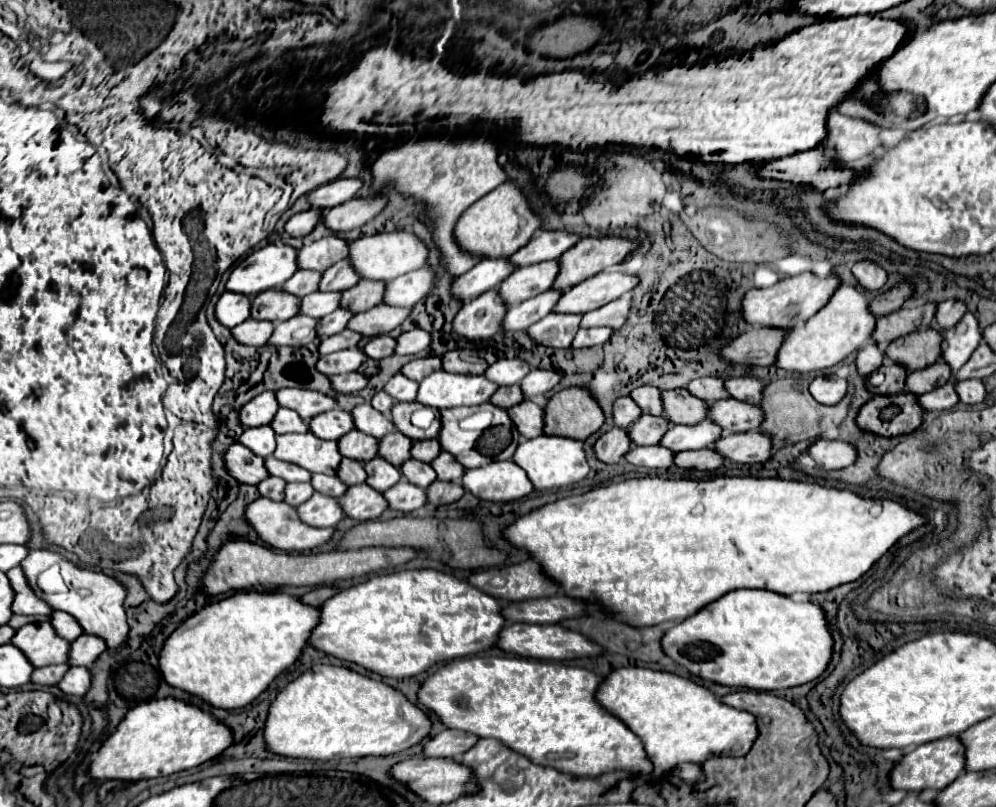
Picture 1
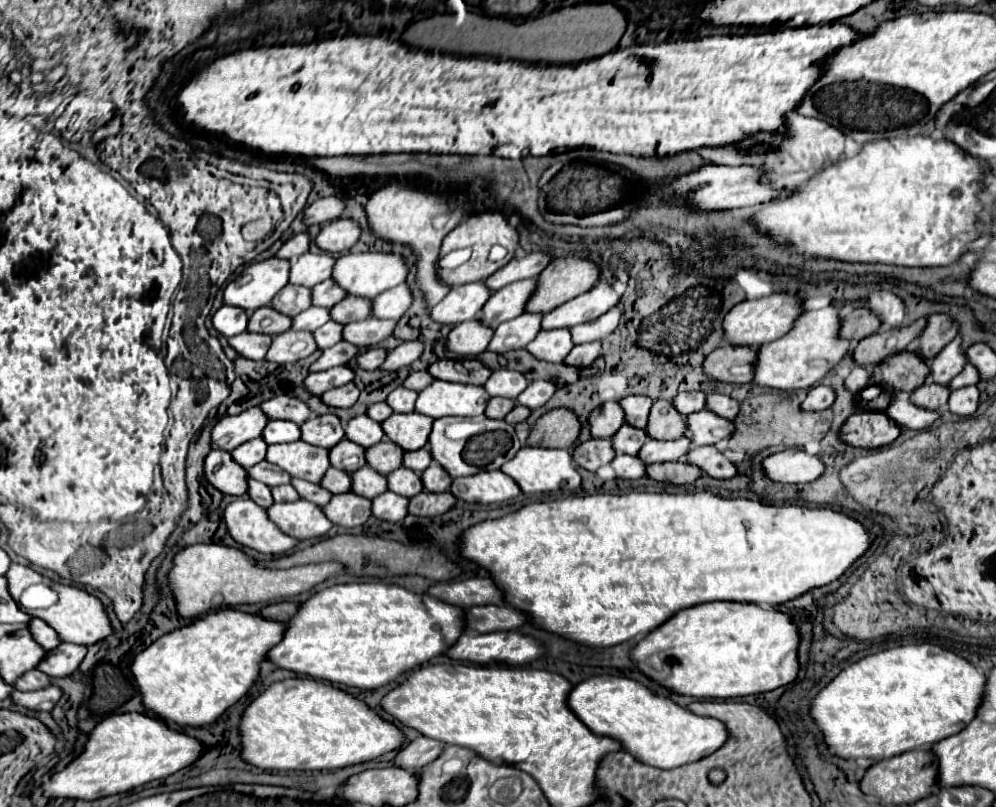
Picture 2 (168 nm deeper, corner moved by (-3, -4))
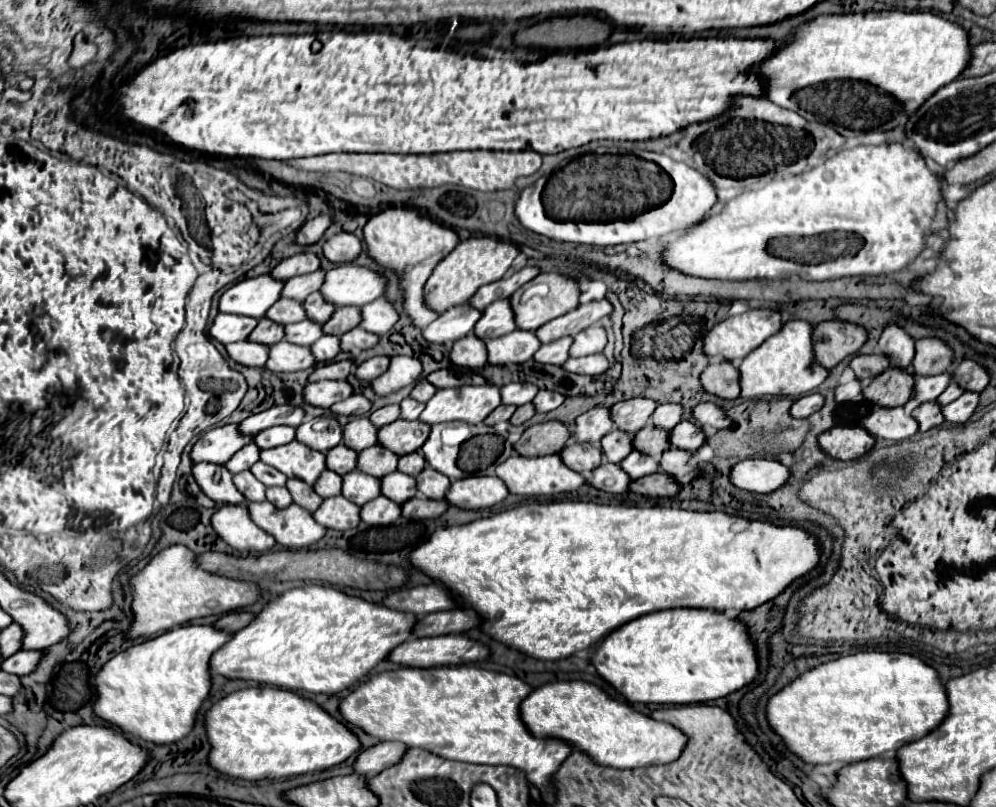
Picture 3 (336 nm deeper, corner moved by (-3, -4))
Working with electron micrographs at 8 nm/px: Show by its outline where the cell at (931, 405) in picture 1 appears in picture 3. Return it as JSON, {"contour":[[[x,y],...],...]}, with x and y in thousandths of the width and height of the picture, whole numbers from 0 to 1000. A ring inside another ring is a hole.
{"contour":[[[880,504],[865,524],[865,532],[869,532],[880,544],[908,546],[922,537],[922,524],[910,514],[908,504]]]}

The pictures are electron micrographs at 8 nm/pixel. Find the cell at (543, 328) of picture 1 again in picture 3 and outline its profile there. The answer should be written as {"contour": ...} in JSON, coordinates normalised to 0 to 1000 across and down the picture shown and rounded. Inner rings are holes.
{"contour":[[[572,418],[560,420],[558,425],[544,428],[544,430],[540,432],[540,437],[536,440],[536,447],[564,455],[564,452],[568,450],[568,445],[572,442],[572,428],[574,428],[574,420],[572,420]]]}

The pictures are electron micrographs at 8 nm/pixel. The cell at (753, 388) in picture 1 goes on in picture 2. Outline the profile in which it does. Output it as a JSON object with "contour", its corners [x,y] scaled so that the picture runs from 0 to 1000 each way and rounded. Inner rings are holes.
{"contour":[[[725,487],[711,489],[709,504],[713,509],[719,509],[723,517],[729,517],[729,519],[737,519],[743,512],[743,497],[739,497],[737,492],[725,489]]]}

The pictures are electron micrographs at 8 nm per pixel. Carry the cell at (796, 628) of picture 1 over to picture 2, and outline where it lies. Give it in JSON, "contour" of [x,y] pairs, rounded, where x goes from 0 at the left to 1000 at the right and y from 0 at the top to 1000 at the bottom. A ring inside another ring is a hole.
{"contour":[[[715,745],[685,755],[635,804],[641,829],[671,854],[711,866],[771,859],[797,846],[803,834],[803,782],[793,762],[775,752]]]}

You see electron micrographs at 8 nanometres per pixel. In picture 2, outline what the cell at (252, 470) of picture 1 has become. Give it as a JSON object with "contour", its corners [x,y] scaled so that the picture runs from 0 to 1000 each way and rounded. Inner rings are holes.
{"contour":[[[211,559],[205,571],[205,589],[225,613],[245,613],[249,608],[249,584],[227,559]]]}

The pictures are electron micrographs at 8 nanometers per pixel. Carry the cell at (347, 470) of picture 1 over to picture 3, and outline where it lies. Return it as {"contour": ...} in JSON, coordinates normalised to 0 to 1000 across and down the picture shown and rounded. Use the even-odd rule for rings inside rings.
{"contour":[[[327,581],[327,584],[319,591],[319,596],[315,599],[315,608],[317,608],[323,618],[341,613],[341,608],[343,608],[343,591]]]}

